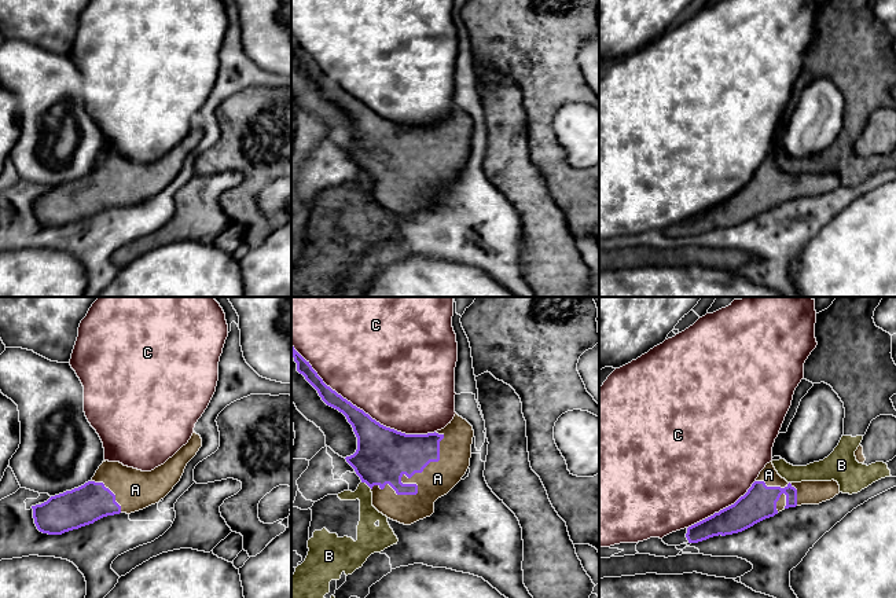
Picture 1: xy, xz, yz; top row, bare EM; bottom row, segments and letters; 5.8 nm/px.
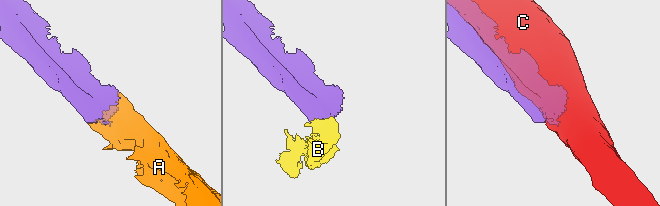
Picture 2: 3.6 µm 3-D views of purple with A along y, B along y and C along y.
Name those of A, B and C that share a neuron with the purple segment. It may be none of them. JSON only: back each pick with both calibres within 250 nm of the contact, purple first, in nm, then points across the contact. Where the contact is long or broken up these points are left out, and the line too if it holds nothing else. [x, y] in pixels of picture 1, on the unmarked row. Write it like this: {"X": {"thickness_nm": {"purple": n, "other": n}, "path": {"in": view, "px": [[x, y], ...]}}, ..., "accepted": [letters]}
{"A": {"thickness_nm": {"purple": 320, "other": 200}}, "accepted": ["A"]}

